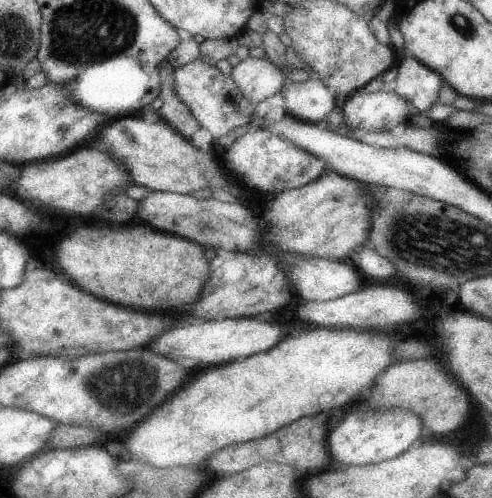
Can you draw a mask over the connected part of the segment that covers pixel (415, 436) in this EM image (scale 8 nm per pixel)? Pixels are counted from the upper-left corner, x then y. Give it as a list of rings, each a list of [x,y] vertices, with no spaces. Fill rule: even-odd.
[[[358,403],[355,412],[349,412],[343,422],[333,427],[331,432],[328,432],[327,447],[333,462],[339,462],[341,465],[367,465],[382,462],[383,460],[393,459],[407,451],[409,448],[417,444],[426,437],[422,421],[417,414],[408,409],[373,409],[367,405]]]

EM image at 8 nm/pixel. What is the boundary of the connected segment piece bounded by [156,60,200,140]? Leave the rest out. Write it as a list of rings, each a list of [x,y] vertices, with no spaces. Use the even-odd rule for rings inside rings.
[[[163,60],[158,65],[158,70],[160,73],[160,92],[158,93],[158,98],[161,99],[162,104],[156,111],[156,114],[170,128],[173,128],[179,135],[189,140],[200,128],[200,125],[175,93],[174,69],[169,65],[169,62]]]

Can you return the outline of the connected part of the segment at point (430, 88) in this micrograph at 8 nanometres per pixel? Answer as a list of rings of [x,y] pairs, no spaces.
[[[401,57],[396,65],[395,92],[406,99],[416,112],[428,112],[437,103],[444,81],[421,62],[412,57]]]

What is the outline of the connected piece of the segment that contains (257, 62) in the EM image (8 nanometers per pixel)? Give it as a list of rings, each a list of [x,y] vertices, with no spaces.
[[[265,57],[241,60],[231,68],[230,78],[241,95],[255,104],[279,92],[285,82],[283,74]]]

